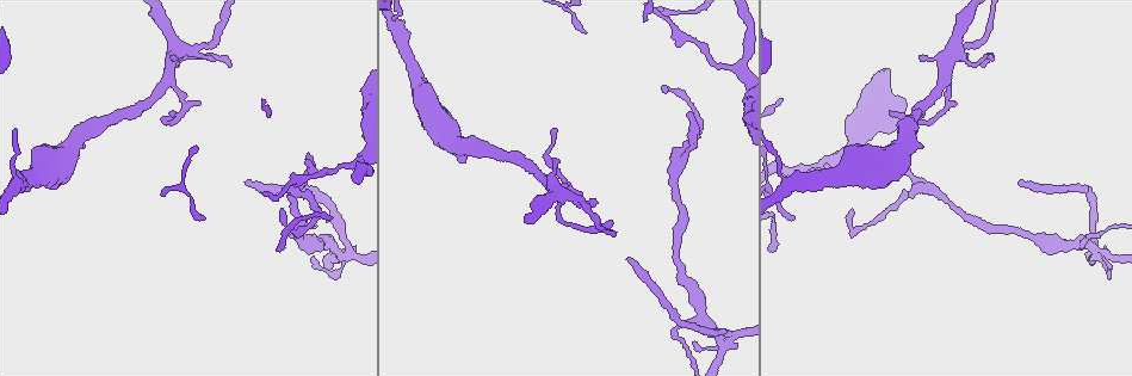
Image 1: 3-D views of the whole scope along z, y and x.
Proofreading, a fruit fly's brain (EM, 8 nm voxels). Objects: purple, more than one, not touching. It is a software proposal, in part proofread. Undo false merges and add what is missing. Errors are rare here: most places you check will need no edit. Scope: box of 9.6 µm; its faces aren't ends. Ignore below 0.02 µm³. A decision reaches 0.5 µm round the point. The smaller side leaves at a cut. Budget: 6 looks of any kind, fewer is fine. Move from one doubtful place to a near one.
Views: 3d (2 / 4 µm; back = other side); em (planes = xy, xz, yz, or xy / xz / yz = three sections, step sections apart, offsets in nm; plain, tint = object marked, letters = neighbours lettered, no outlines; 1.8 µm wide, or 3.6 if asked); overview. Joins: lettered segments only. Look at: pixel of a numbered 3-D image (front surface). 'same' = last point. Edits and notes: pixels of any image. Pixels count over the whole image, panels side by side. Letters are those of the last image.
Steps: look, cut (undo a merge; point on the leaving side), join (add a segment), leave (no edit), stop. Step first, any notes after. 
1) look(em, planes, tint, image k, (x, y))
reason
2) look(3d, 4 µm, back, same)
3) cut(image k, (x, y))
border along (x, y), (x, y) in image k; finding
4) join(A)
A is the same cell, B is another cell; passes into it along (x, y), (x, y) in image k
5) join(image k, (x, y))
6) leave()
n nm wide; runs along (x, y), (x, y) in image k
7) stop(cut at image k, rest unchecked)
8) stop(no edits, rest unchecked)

look(3d, 4 µm, image 1, (942, 80))
arms part here

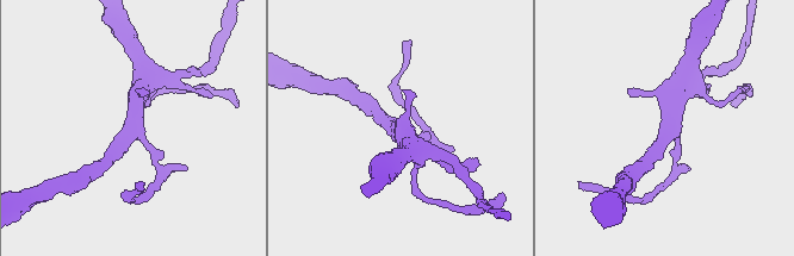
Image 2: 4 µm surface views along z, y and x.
look(em, planes, tint, image 2, (394, 132))
now the EM

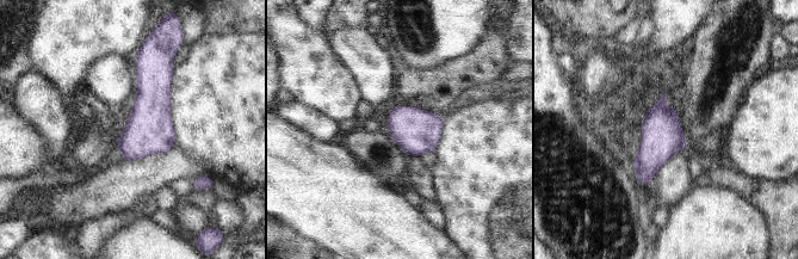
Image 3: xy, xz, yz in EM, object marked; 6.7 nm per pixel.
look(em, planes, letters, same)
see the neighbours

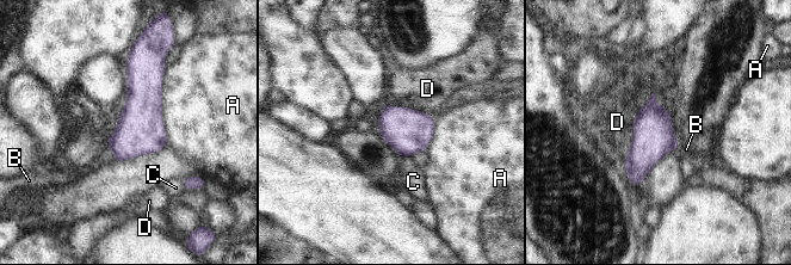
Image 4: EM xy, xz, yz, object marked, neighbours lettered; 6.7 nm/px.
leave()
A, B, C and D are other cells; border along (401, 155), (409, 156) in image 4; one neuron here

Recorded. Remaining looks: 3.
look(3d, 2 µm, image 1, (249, 184))
branch stops here

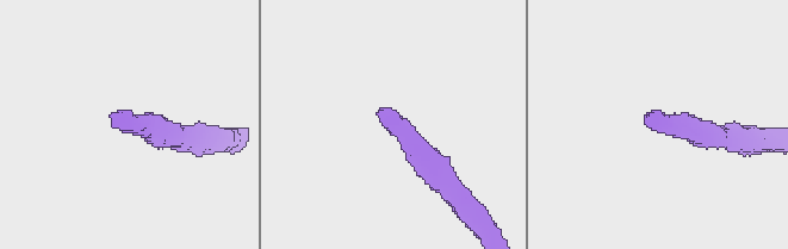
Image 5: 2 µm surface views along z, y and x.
look(em, xy, step 4, tint, image 5, (382, 107))

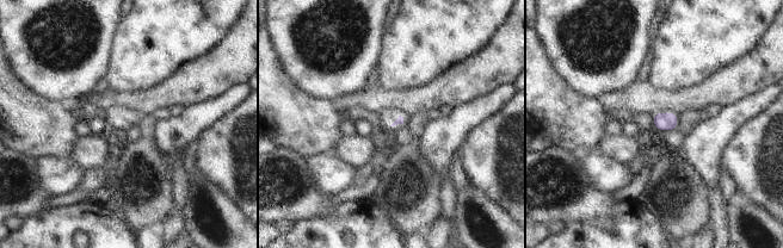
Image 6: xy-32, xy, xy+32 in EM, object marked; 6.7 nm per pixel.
look(em, planes, letters, same)

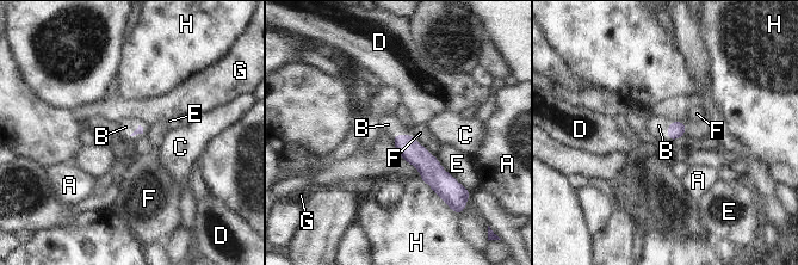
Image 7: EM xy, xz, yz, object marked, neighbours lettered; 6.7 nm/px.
join(B)
E touches over 280 nm; B is the same cell, A, C, D, E, F, G and H are other cells; passes into it along (675, 130), (668, 129), (659, 125) in image 7; it goes on there

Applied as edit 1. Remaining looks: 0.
stop(join at image 7, rest unchecked)

